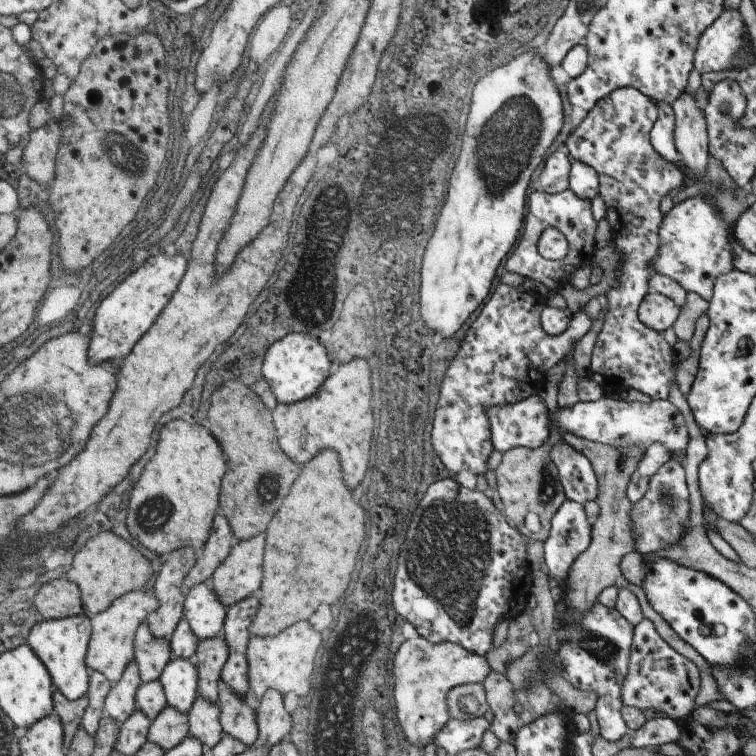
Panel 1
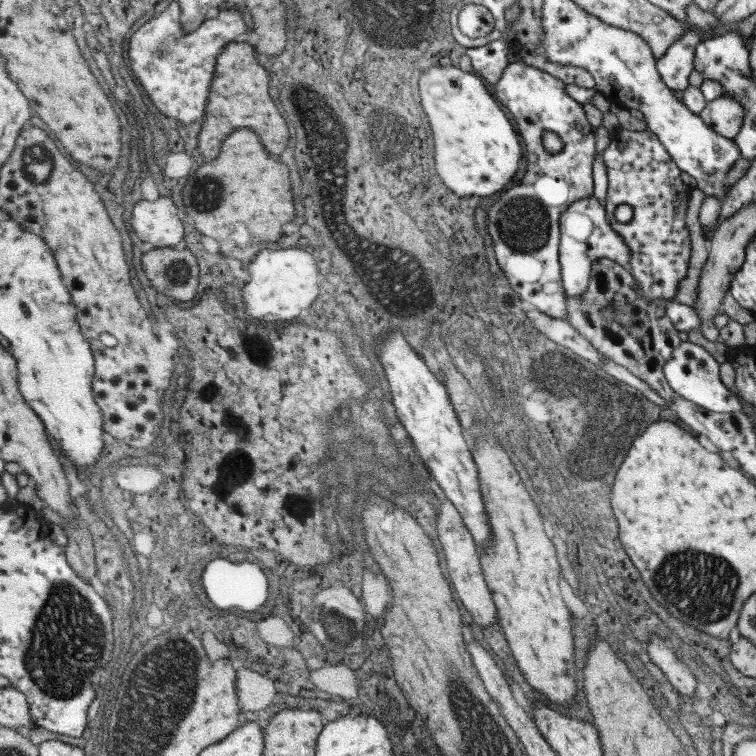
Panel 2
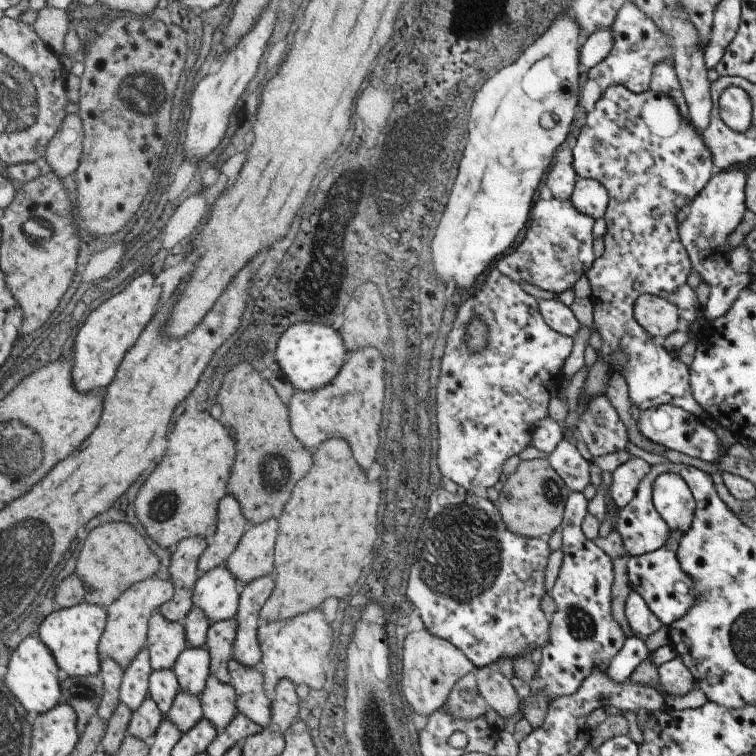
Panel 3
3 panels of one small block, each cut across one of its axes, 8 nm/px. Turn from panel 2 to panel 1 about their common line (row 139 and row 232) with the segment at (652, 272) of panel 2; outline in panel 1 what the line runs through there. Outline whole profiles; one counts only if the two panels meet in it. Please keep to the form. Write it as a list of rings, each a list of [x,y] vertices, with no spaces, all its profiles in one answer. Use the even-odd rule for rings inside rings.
[[[617,88],[607,98],[595,102],[573,134],[569,134],[565,146],[573,160],[597,172],[599,194],[605,202],[605,220],[611,226],[607,246],[615,246],[623,254],[623,262],[615,272],[617,286],[609,288],[603,296],[607,300],[607,312],[591,352],[589,370],[603,378],[621,378],[627,388],[635,388],[651,396],[651,400],[665,400],[669,382],[675,378],[671,368],[677,364],[677,358],[663,336],[639,320],[639,304],[649,292],[647,278],[655,274],[649,262],[659,252],[657,230],[663,220],[659,200],[673,194],[675,186],[685,186],[687,176],[679,164],[667,162],[653,150],[647,134],[655,120],[657,104],[651,98],[635,88]]]

